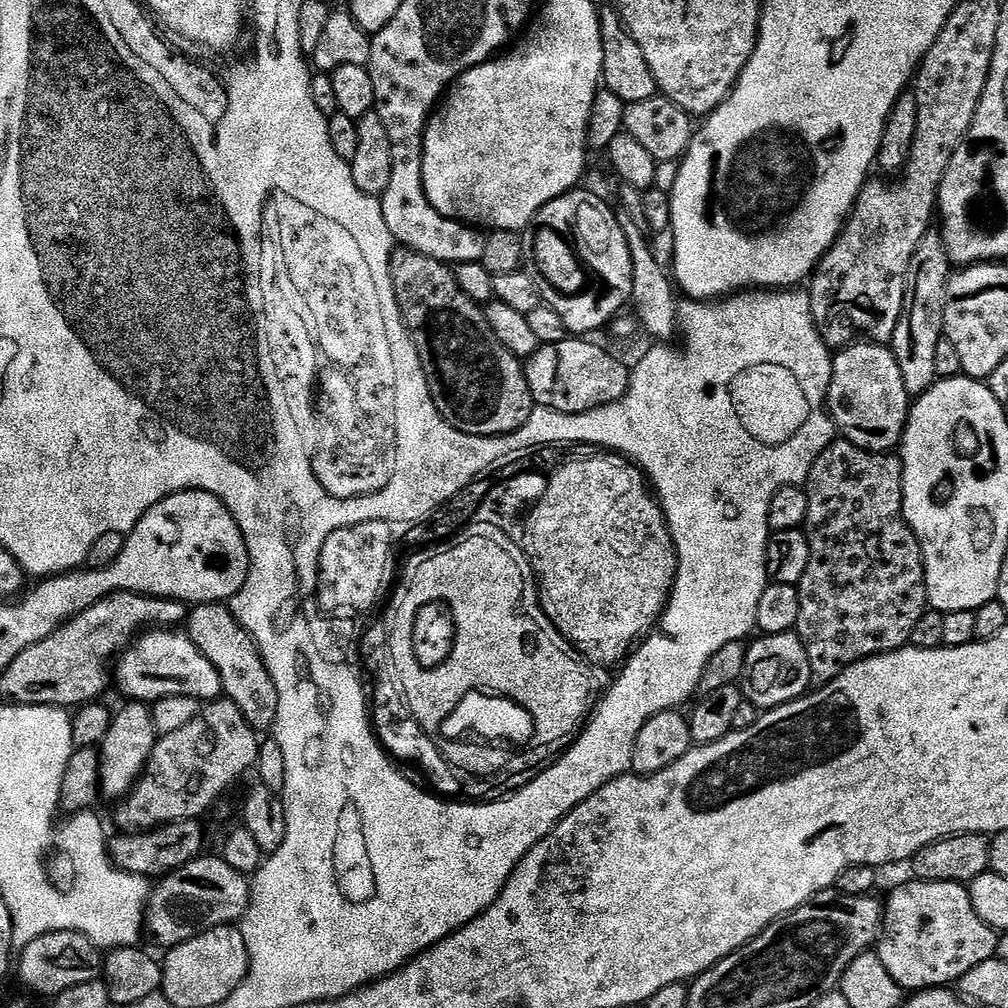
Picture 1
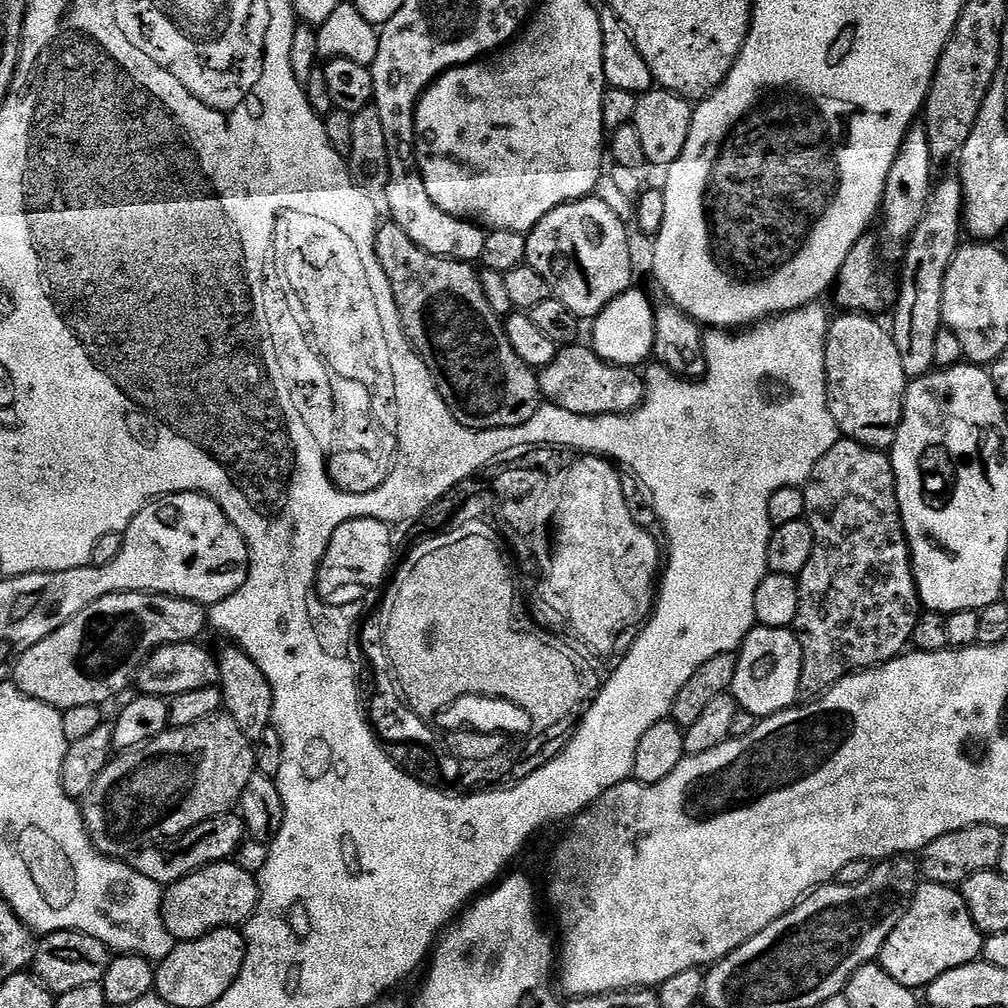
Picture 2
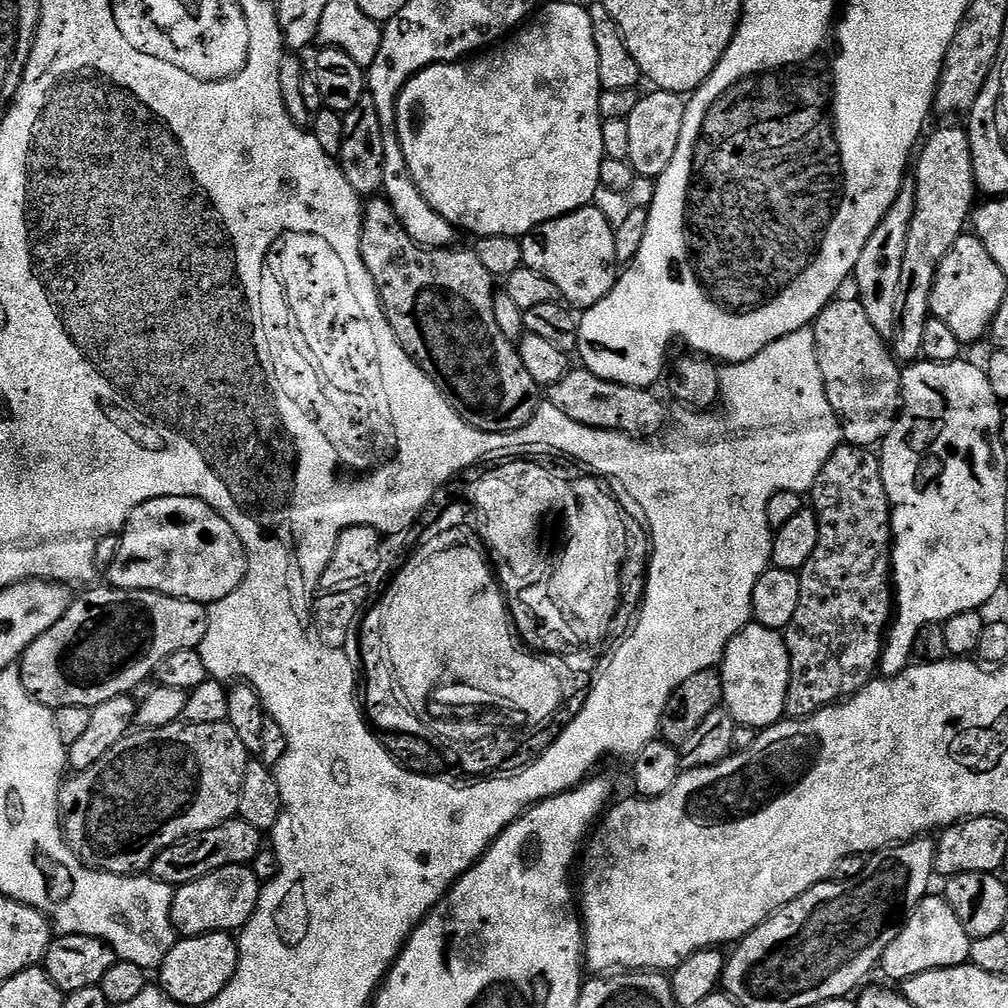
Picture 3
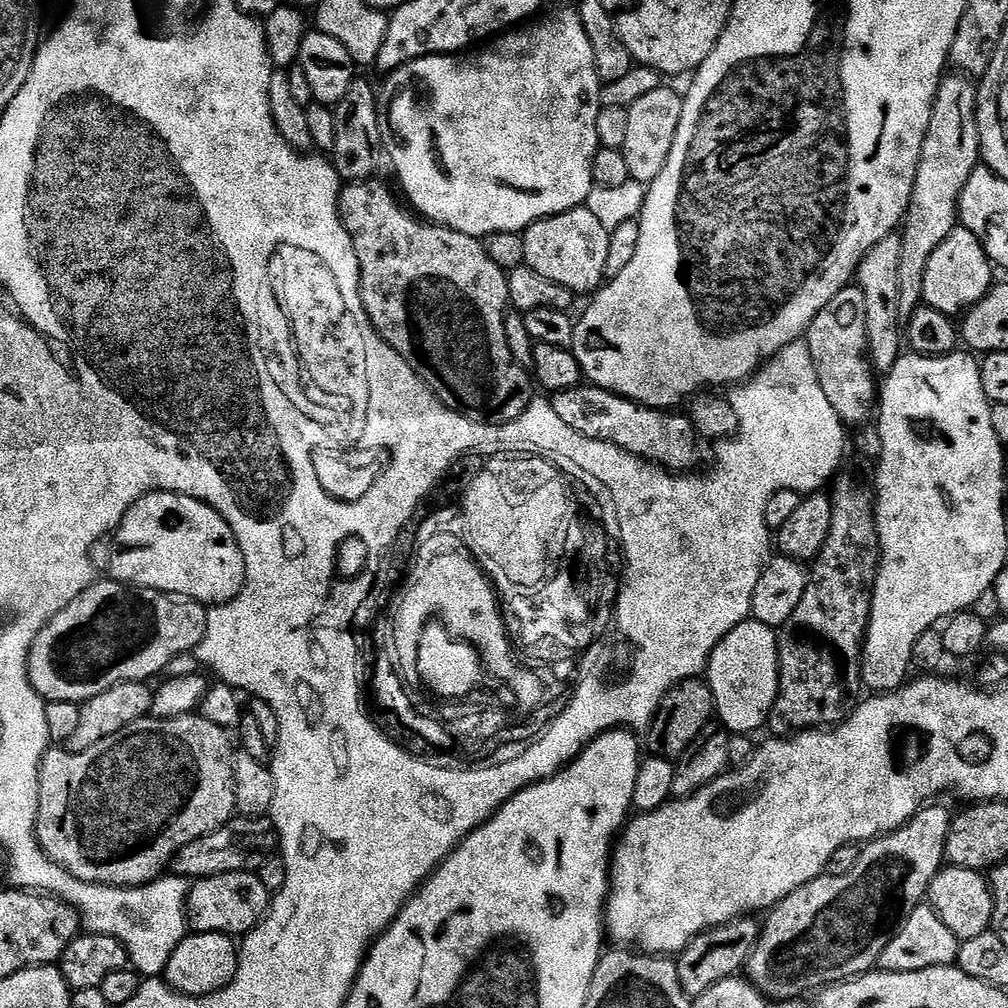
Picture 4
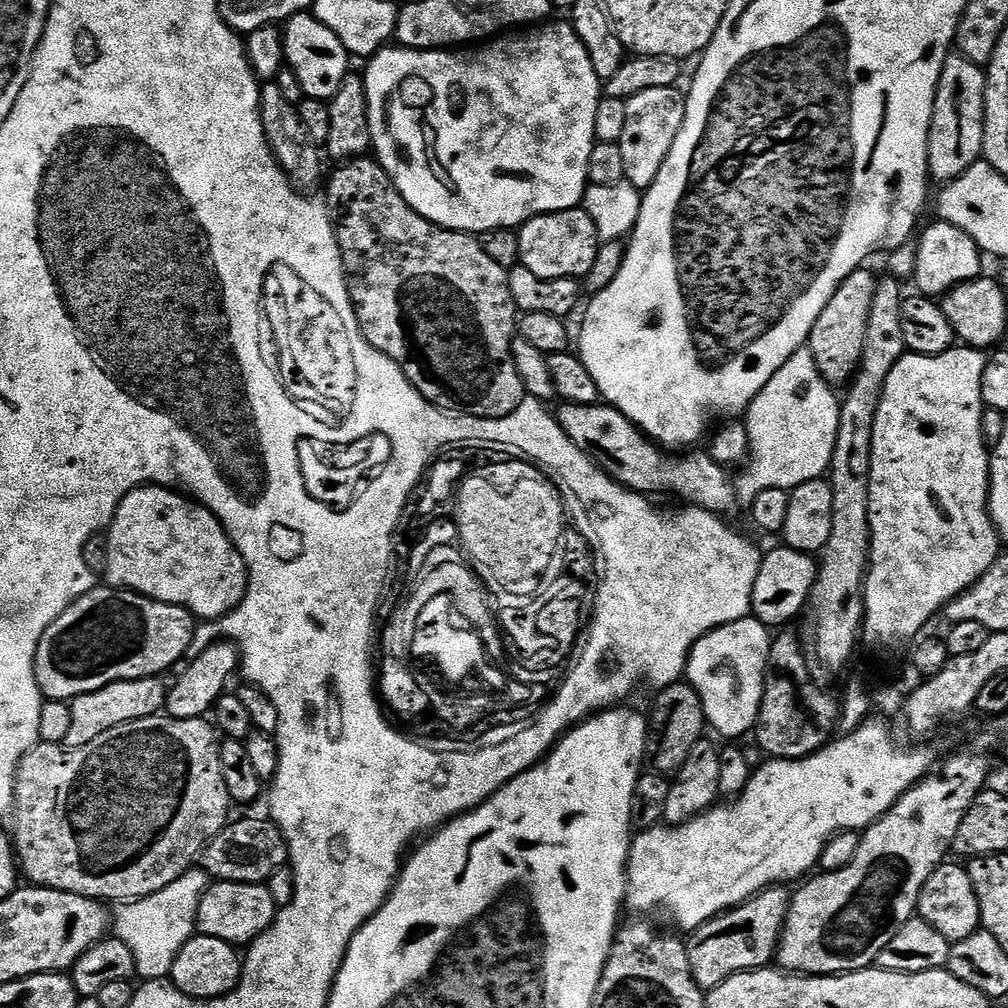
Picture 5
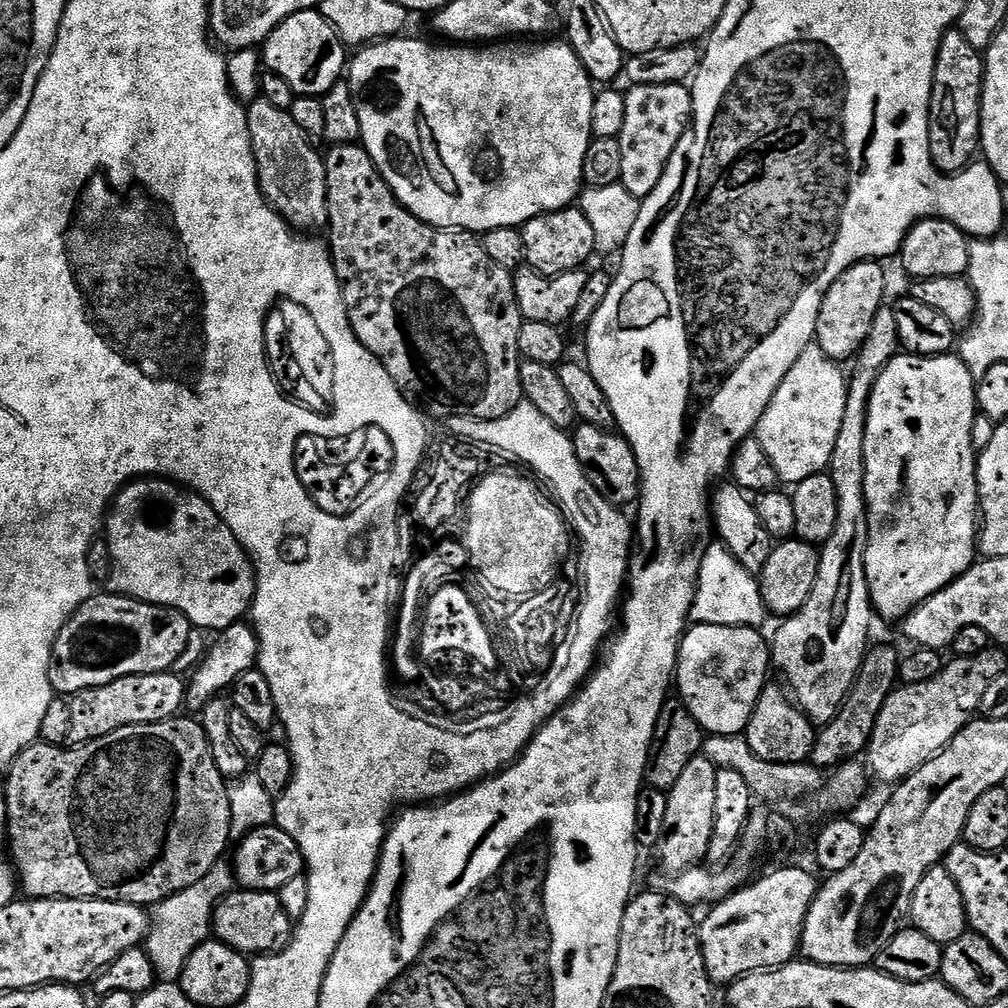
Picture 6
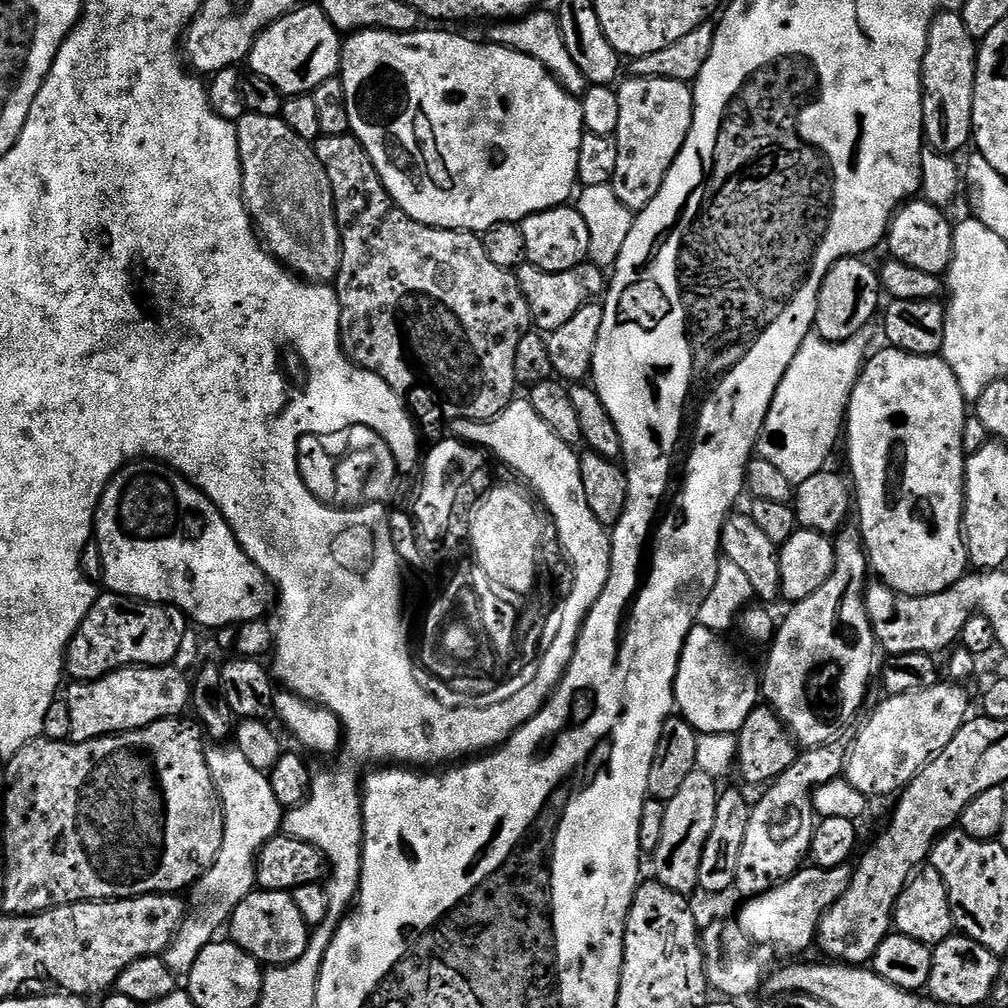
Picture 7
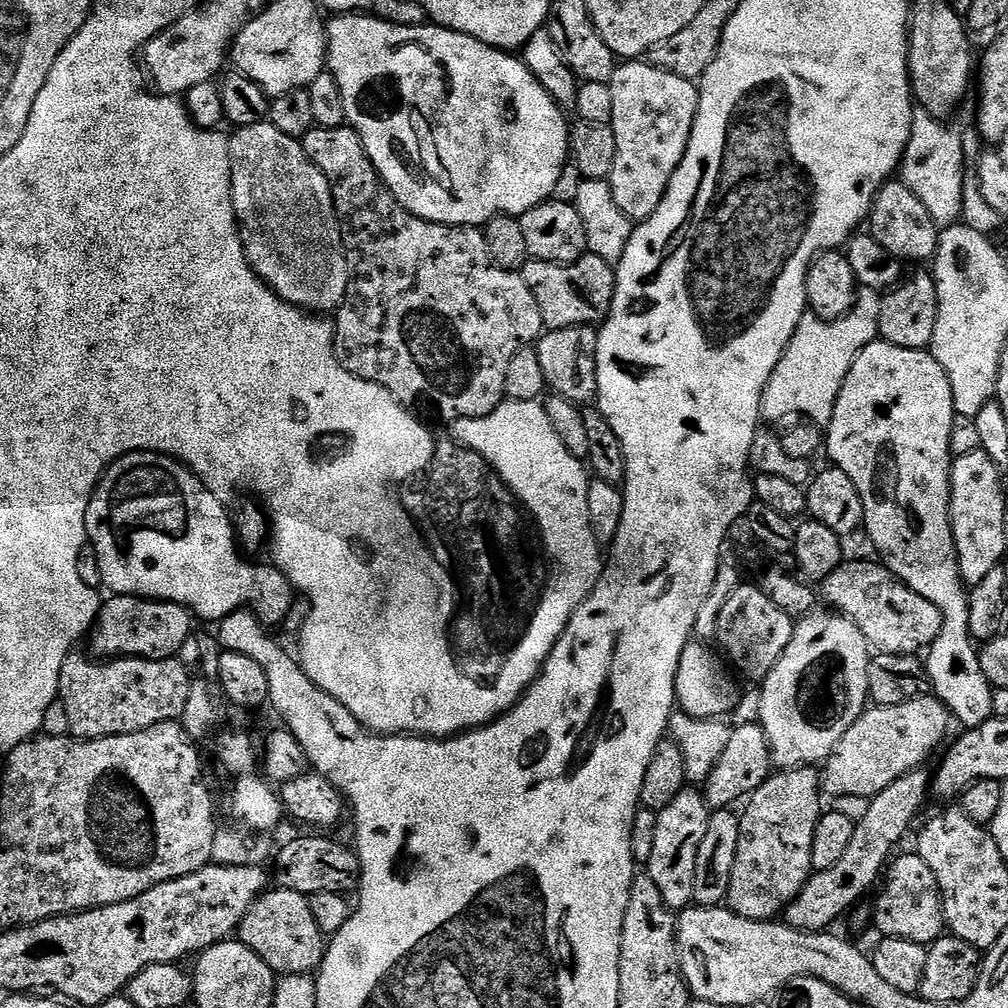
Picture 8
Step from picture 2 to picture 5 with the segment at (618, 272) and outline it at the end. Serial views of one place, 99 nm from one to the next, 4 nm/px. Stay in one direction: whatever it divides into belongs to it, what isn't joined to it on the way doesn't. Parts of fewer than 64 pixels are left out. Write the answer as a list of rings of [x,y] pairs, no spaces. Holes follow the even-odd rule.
[[[583,207],[565,212],[547,212],[520,225],[520,264],[538,274],[538,278],[570,278],[575,280],[590,274],[602,243],[594,218]]]

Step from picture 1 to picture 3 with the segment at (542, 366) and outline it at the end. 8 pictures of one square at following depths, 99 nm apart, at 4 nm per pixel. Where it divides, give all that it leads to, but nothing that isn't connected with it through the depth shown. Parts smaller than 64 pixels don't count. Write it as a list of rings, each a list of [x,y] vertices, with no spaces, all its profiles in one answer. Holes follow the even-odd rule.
[[[576,366],[547,389],[546,400],[547,403],[558,406],[558,410],[562,410],[566,418],[582,422],[582,426],[611,432],[626,432],[629,436],[648,438],[665,427],[664,404],[654,393],[655,391],[647,388],[635,388],[603,380],[598,378],[598,374],[589,372],[587,368]]]

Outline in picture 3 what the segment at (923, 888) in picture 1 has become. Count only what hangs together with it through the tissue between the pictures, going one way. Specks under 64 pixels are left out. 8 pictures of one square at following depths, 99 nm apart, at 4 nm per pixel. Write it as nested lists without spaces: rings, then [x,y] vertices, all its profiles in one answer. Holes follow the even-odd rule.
[[[929,894],[914,911],[908,913],[904,927],[882,954],[878,968],[879,971],[884,971],[886,979],[903,982],[923,972],[969,963],[968,955],[972,949],[972,942],[966,930],[962,930],[958,914],[954,914],[943,895]]]

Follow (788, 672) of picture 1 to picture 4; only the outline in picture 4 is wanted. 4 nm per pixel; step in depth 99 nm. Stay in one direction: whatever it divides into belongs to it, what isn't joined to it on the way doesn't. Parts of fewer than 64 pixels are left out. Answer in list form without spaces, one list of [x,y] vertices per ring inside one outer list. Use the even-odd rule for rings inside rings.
[[[751,618],[742,621],[726,638],[718,642],[718,646],[708,656],[706,682],[712,691],[716,703],[716,716],[732,734],[755,734],[768,722],[768,715],[780,693],[780,645],[777,629],[766,626]]]

